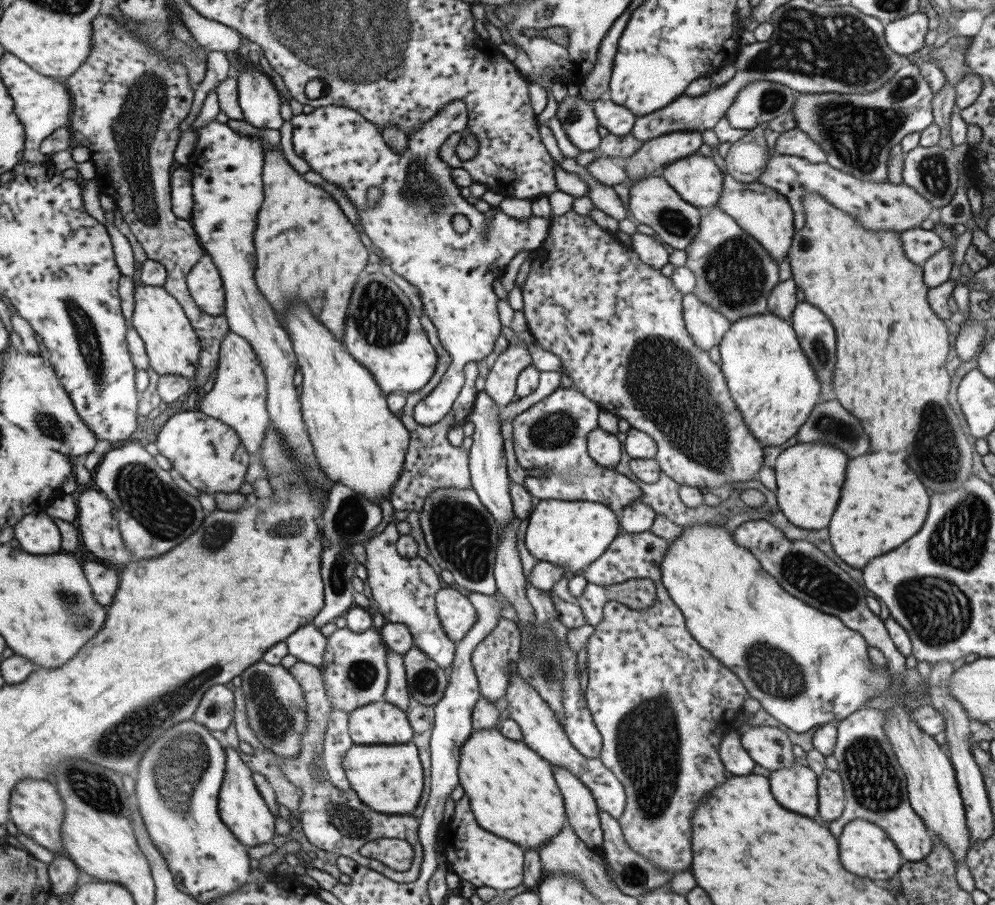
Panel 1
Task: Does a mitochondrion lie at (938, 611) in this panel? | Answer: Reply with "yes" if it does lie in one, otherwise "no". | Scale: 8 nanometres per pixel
yes

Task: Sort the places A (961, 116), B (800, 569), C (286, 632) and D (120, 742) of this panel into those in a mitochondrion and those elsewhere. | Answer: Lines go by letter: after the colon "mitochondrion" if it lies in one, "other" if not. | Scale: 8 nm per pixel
A: other
B: mitochondrion
C: other
D: mitochondrion

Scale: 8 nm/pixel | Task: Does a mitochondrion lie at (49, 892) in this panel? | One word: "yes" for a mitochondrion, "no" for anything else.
no

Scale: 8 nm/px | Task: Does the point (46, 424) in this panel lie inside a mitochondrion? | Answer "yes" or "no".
yes

